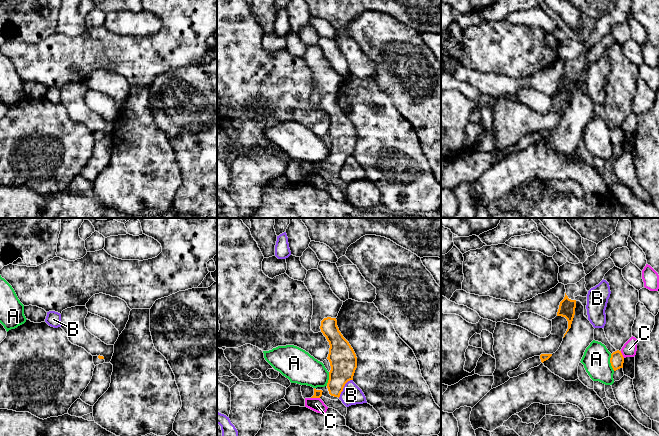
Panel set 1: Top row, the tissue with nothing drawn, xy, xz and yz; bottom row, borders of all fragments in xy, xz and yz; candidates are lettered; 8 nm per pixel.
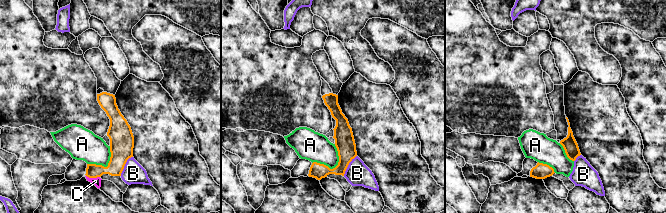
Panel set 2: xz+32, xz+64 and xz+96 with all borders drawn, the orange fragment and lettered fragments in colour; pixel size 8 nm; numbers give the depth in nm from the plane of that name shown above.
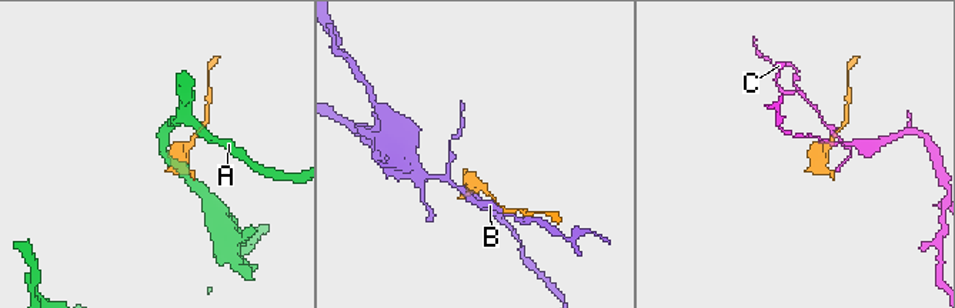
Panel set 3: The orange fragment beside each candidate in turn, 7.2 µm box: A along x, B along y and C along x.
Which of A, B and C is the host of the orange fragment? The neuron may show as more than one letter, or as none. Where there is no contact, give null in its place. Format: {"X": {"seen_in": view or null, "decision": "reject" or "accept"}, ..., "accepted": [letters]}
{"A": {"seen_in": "yz", "decision": "reject"}, "B": {"seen_in": "xz", "decision": "reject"}, "C": {"seen_in": "xz", "decision": "reject"}, "accepted": []}

